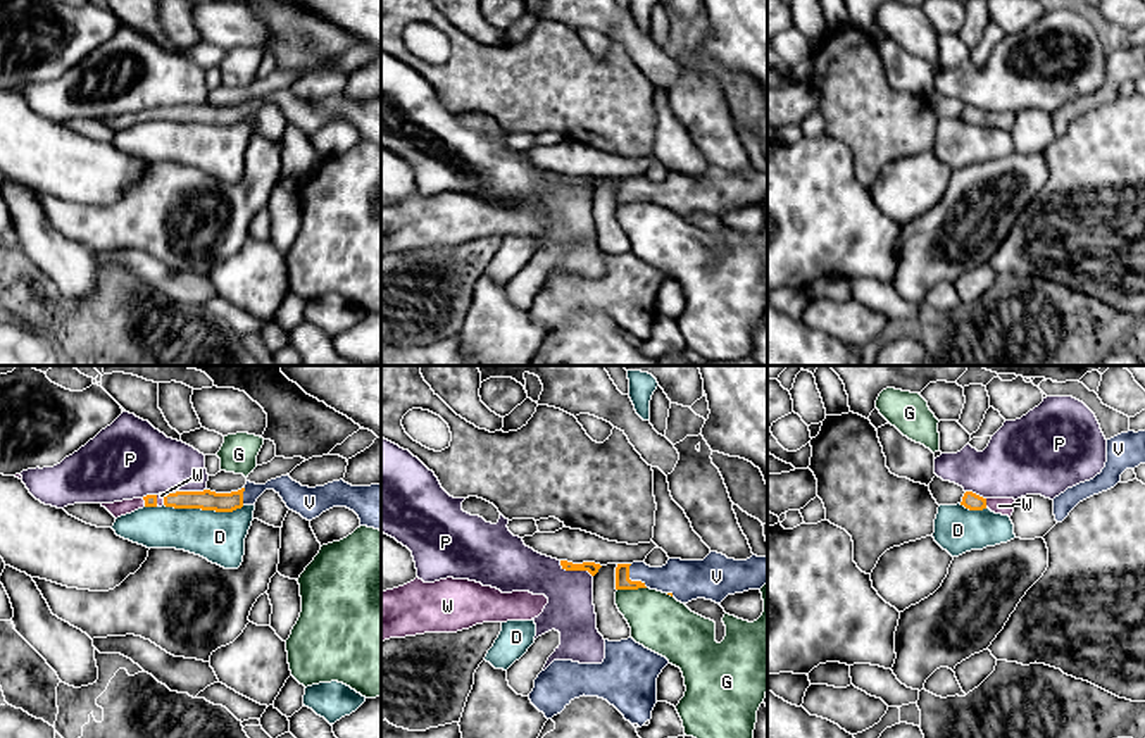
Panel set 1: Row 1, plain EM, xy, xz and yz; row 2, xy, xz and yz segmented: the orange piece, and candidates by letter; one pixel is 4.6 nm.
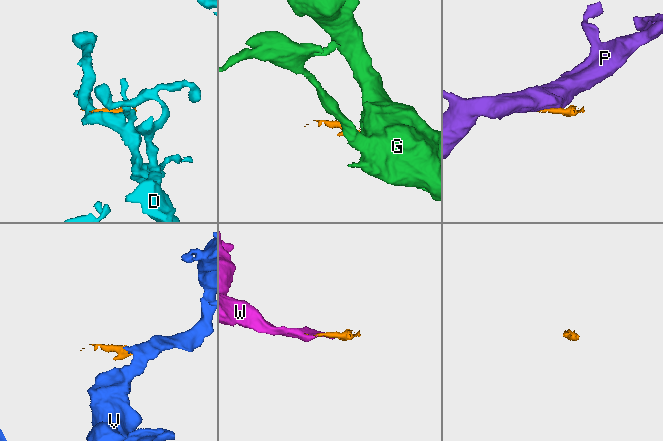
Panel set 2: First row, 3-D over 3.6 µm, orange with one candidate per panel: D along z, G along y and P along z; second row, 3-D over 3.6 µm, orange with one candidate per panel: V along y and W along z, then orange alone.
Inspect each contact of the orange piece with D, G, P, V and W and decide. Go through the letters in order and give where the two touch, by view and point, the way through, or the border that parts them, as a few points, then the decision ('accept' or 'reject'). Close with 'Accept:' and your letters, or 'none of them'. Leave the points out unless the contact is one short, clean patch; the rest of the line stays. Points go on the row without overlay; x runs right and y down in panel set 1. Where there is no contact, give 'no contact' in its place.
D: xy (204, 123) | reject
G: xz (631, 202) | along xz (645, 200), (618, 204) | reject
P: xy (185, 106) | along xy (206, 102), (164, 107) | reject
V: xz (630, 193) | across xz (623, 195), (630, 193), (683, 192) | accept
W: yz (985, 116) | across yz (969, 114), (985, 116), (999, 119) | accept
Accept: V, W

